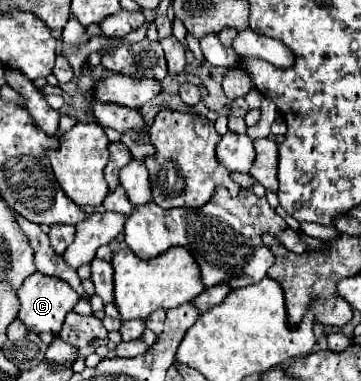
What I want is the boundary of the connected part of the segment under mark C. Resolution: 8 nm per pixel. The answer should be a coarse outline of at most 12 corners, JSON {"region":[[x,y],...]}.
{"region":[[36,272],[18,290],[18,320],[58,334],[78,296]]}

